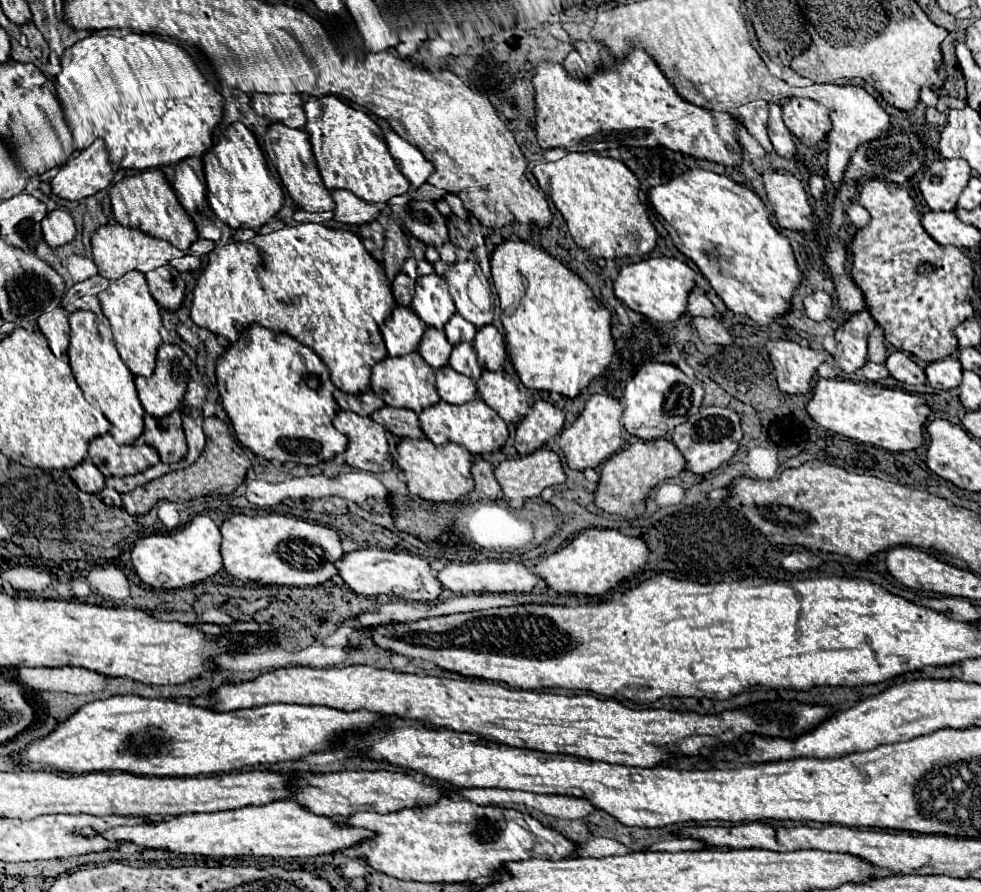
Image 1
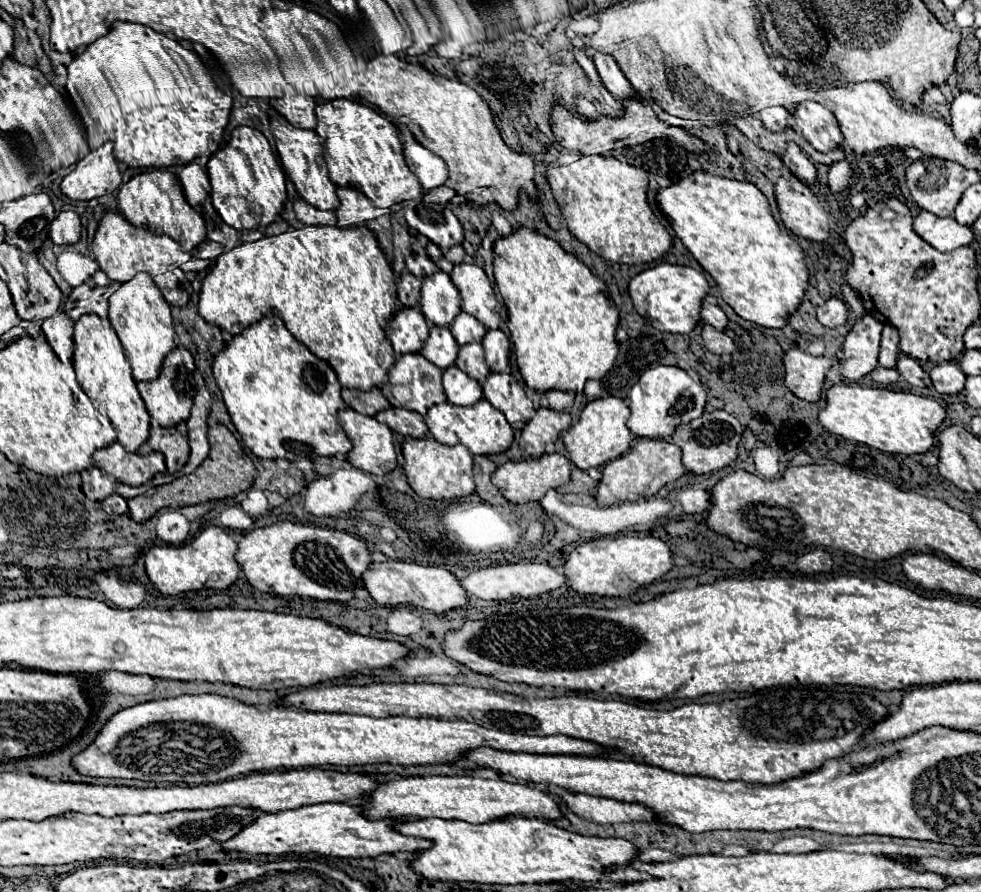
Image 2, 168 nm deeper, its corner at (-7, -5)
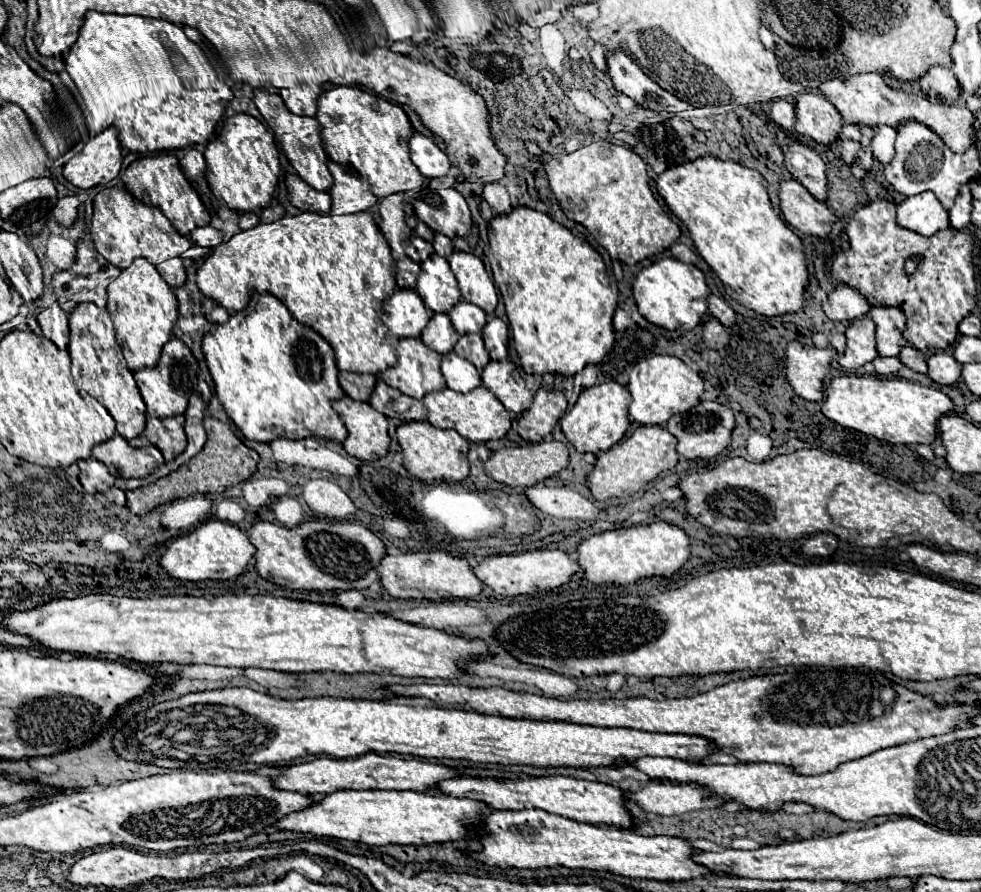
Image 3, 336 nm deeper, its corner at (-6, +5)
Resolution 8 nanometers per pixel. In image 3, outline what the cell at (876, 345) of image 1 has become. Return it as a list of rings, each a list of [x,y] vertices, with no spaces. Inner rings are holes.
[[[878,306],[868,312],[876,324],[876,340],[880,356],[898,356],[902,348],[902,332],[906,328],[906,316],[900,308]]]

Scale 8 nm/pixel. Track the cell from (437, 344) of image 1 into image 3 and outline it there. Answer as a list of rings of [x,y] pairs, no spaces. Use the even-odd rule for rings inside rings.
[[[434,314],[428,326],[422,330],[422,342],[436,350],[438,354],[448,354],[454,350],[460,334],[454,330],[448,314]]]

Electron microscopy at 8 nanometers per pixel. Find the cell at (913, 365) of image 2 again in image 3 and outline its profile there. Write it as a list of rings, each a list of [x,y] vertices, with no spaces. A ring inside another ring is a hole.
[[[904,346],[898,358],[900,358],[900,362],[902,362],[904,366],[908,366],[910,370],[926,374],[926,360],[924,360],[922,352],[918,352],[916,348],[912,348],[912,346]]]

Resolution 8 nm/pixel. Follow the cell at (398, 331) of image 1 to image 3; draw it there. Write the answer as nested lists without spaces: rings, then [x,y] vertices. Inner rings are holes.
[[[396,290],[382,302],[382,322],[396,338],[418,338],[430,312],[414,290]]]

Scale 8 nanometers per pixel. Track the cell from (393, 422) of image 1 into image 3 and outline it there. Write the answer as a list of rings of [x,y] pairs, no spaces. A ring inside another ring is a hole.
[[[380,378],[374,386],[374,392],[370,396],[370,404],[382,412],[388,418],[400,418],[402,422],[414,422],[414,420],[426,420],[426,406],[416,400],[410,398],[406,394],[402,394],[396,388],[390,388],[388,384],[384,384]]]

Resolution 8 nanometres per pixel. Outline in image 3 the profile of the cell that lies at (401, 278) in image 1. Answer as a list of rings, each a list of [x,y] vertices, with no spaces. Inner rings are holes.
[[[408,256],[398,260],[398,268],[396,268],[396,282],[400,288],[414,288],[416,286],[416,278],[420,272],[420,264],[410,260]]]

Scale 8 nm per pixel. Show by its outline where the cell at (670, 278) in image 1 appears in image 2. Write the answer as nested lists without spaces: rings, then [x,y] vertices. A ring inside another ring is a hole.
[[[669,262],[647,268],[629,282],[629,296],[633,300],[635,310],[657,330],[675,332],[675,334],[689,334],[695,328],[695,324],[701,318],[699,310],[707,290],[709,284],[701,272],[689,266],[679,266]]]

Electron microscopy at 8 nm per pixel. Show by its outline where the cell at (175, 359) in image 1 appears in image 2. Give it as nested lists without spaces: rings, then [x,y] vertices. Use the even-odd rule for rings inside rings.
[[[175,348],[167,354],[167,358],[163,360],[163,368],[157,380],[153,382],[139,382],[139,392],[141,398],[147,406],[147,412],[163,426],[173,426],[179,422],[185,422],[189,418],[189,412],[193,408],[193,398],[195,398],[195,380],[193,380],[193,372],[195,372],[195,360],[193,354],[185,348]]]

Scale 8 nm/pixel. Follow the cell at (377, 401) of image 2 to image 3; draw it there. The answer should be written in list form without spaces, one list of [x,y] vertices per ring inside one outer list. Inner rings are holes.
[[[340,372],[340,386],[346,392],[346,396],[350,396],[354,400],[368,402],[368,398],[376,386],[376,376],[374,374]]]

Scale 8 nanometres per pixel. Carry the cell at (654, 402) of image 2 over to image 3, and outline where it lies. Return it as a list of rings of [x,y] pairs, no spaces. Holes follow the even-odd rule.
[[[656,354],[640,360],[632,368],[628,390],[634,398],[630,404],[630,416],[638,424],[652,426],[652,424],[664,424],[670,416],[684,414],[692,406],[696,406],[700,394],[704,392],[704,386],[702,386],[702,378],[692,368],[688,368],[680,358]]]

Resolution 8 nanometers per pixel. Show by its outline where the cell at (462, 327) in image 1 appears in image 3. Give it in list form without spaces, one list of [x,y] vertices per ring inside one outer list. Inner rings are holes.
[[[460,300],[450,312],[448,312],[454,328],[458,334],[468,334],[468,332],[480,332],[486,324],[486,312],[480,310],[472,302]]]

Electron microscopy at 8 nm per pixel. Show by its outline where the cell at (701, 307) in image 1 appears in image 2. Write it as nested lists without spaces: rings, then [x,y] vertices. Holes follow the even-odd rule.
[[[703,304],[703,308],[701,308],[701,320],[705,322],[705,324],[711,324],[713,328],[717,328],[717,330],[725,330],[725,326],[727,326],[727,316],[725,316],[725,312],[719,308],[719,306],[715,306],[715,304]]]

